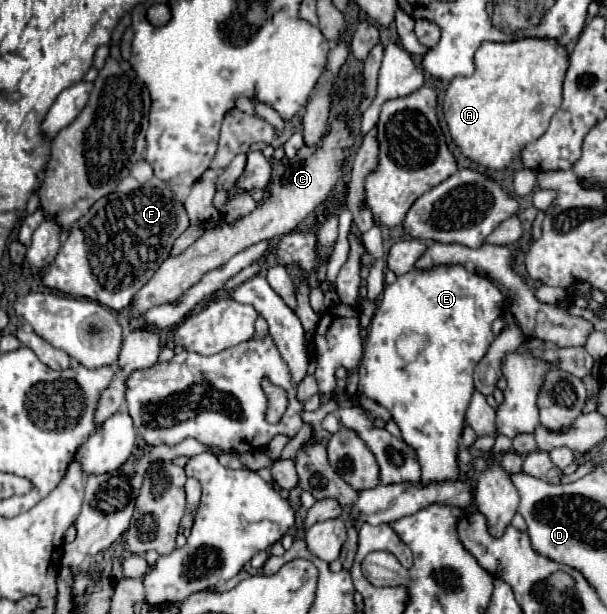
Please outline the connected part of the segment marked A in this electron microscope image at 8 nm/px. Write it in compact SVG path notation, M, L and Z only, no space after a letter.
M520 38L514 42L484 42L476 52L476 72L472 76L458 76L450 82L444 96L444 116L452 134L452 140L464 156L492 168L506 168L520 148L532 140L538 140L550 118L560 108L562 80L568 70L568 50L556 38Z

